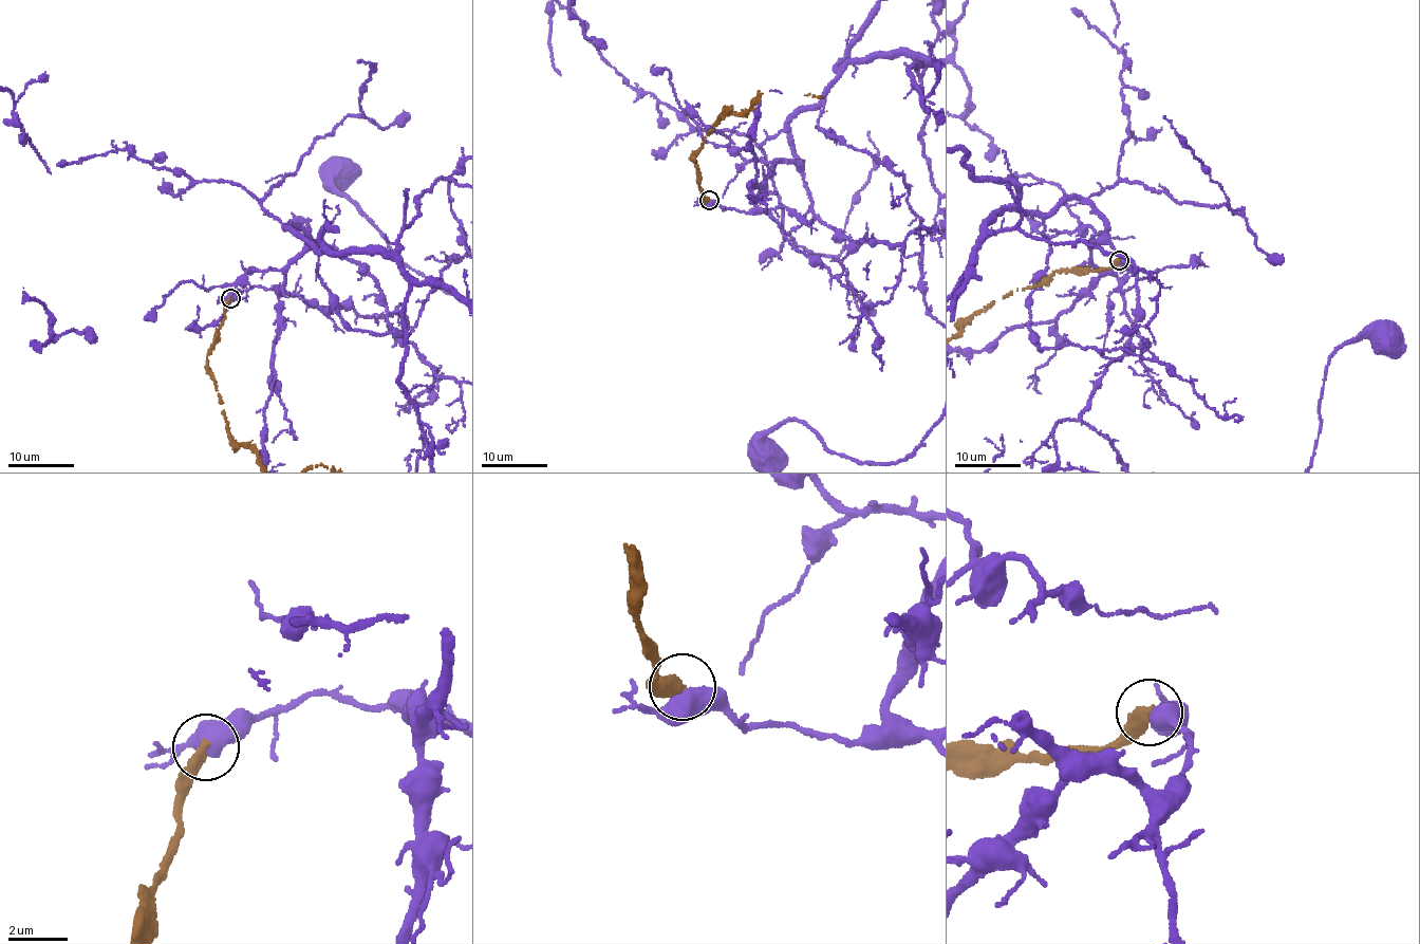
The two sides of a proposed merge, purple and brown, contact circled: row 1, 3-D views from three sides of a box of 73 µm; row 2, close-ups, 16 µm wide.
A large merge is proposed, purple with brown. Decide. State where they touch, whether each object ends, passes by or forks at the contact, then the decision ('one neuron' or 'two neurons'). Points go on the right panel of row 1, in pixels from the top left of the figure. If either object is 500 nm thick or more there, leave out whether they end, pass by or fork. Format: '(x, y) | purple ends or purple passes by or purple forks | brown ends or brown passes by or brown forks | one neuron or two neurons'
(1119, 260) | two neurons

